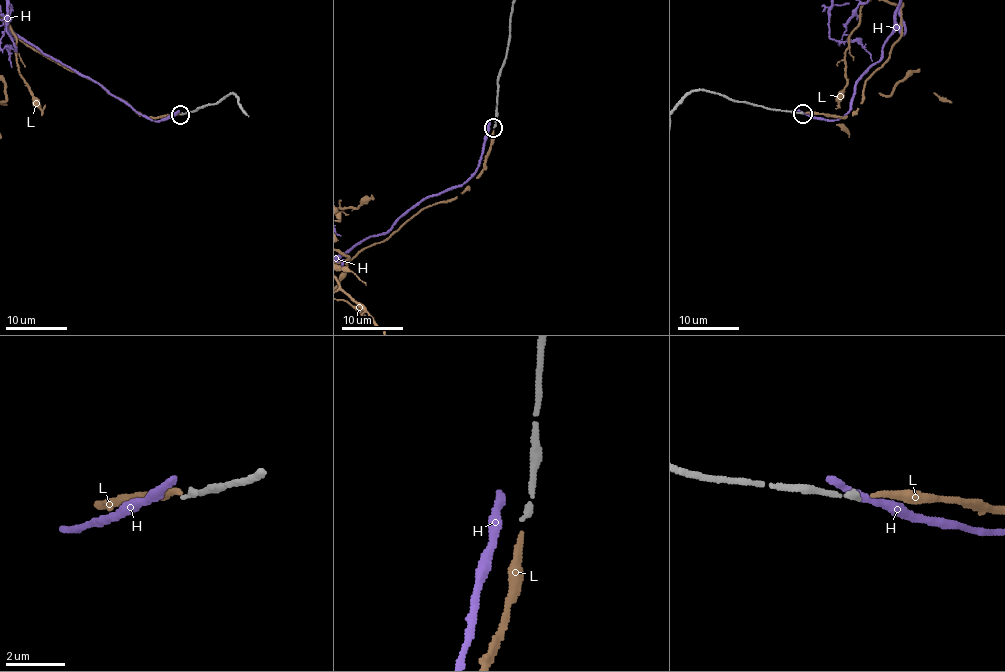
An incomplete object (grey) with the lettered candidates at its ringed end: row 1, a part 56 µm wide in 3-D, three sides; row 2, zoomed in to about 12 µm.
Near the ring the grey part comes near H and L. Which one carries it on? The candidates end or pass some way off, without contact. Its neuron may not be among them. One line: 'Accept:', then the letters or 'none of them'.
Accept: L

